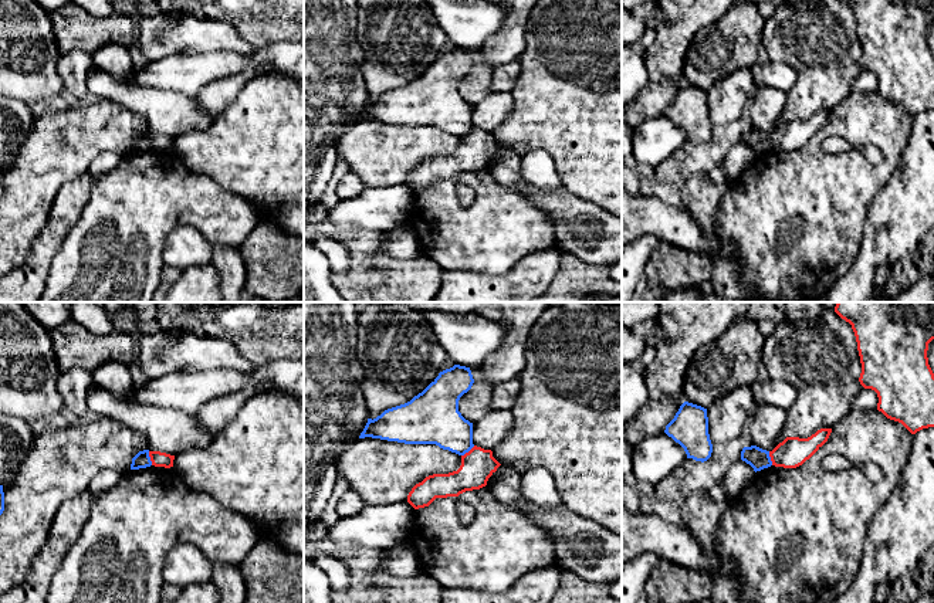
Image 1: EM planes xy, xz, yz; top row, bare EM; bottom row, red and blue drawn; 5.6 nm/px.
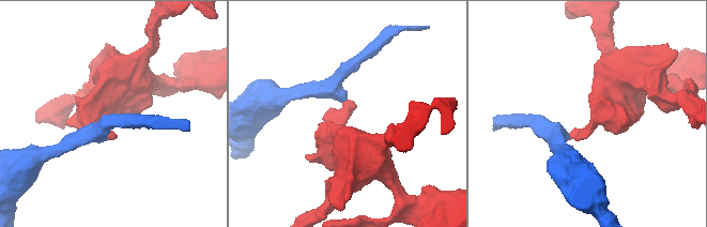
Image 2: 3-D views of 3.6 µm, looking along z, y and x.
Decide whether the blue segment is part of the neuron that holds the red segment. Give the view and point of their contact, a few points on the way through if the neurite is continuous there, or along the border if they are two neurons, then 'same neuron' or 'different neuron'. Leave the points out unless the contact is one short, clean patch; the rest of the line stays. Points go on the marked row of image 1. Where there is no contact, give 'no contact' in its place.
meets red in xy at (151, 458); border along xy (148, 451), (152, 464); different neuron

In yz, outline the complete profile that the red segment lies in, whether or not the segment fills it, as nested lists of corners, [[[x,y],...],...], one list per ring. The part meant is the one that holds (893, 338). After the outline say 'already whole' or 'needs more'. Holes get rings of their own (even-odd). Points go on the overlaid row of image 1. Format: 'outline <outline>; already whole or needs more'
outline [[[837,302],[835,312],[852,325],[862,363],[859,382],[864,389],[872,389],[877,393],[877,410],[887,419],[901,423],[911,434],[923,428],[934,427],[934,373],[927,358],[928,343],[934,339],[934,302]]]; already whole

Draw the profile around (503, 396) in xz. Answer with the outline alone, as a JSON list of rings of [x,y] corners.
[[[518,377],[501,382],[491,389],[491,410],[511,411],[515,397],[521,389]]]

